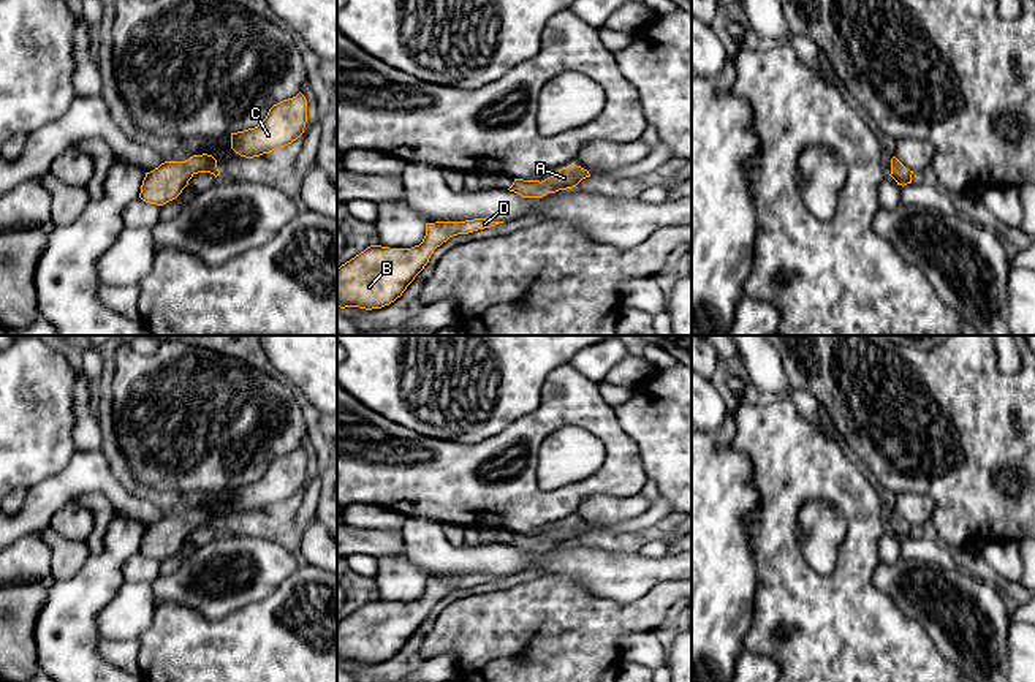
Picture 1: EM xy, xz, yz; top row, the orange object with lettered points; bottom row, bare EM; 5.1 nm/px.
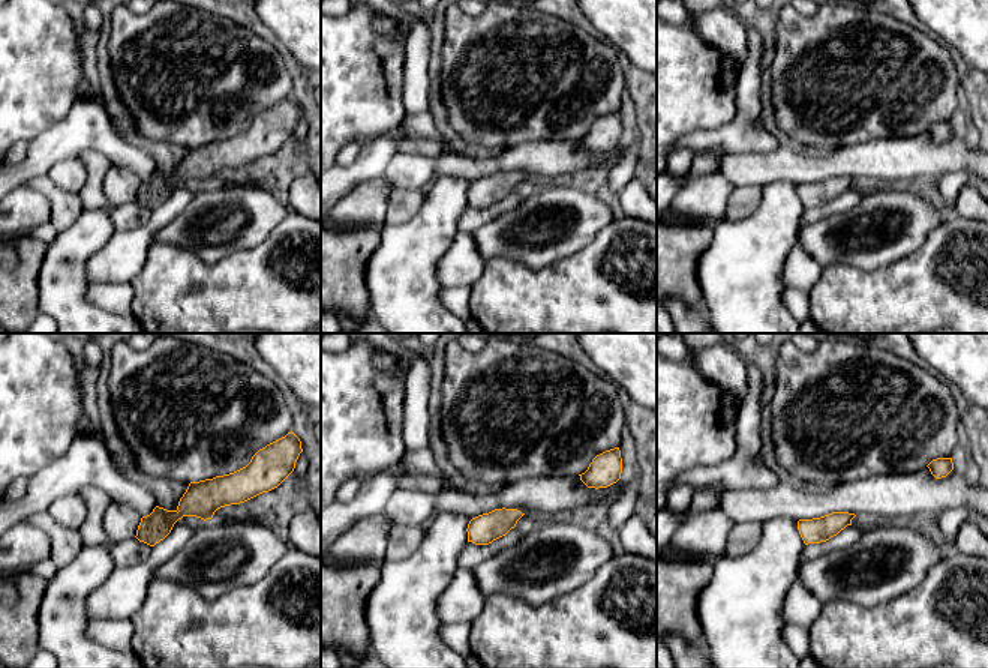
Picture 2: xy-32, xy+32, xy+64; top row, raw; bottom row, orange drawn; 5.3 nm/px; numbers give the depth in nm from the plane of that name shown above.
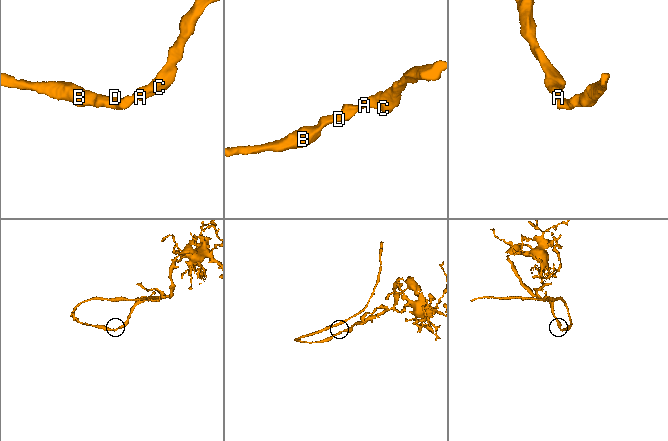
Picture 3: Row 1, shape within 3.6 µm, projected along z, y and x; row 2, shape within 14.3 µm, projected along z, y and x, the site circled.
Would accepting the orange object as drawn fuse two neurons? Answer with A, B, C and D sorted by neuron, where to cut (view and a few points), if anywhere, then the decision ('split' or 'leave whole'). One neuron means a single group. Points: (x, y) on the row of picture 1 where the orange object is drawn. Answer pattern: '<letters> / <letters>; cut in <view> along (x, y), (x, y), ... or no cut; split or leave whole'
A B C D; no cut; leave whole

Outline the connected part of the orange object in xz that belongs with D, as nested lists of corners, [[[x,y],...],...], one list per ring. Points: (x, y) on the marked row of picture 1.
[[[475,218],[426,223],[426,236],[411,248],[370,245],[337,269],[337,307],[366,310],[389,305],[429,263],[437,247],[457,234],[468,234],[503,222]]]

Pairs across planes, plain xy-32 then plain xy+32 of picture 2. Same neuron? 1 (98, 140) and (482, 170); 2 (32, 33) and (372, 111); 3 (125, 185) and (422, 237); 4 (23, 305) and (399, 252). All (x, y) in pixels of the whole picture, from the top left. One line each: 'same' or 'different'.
1: different
2: same
3: same
4: different

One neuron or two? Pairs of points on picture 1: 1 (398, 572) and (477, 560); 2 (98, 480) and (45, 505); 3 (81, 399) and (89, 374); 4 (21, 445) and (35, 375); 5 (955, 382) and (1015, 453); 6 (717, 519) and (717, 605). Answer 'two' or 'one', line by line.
1: two
2: one
3: one
4: one
5: one
6: one

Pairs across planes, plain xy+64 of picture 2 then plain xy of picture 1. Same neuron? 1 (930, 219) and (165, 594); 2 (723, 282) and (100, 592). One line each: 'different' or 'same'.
1: same
2: same

